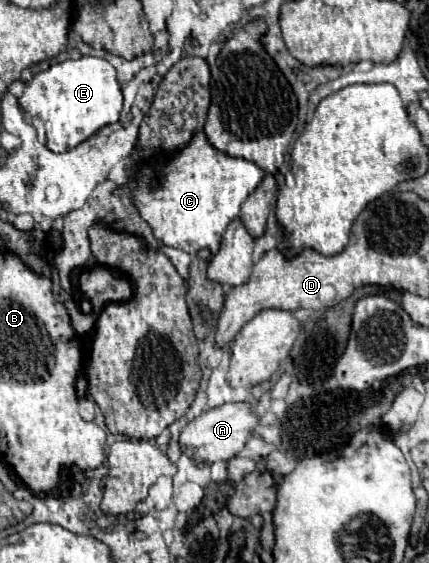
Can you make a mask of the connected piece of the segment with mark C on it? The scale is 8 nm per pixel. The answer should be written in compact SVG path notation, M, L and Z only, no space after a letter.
M198 132L172 156L160 154L126 166L126 176L134 206L160 244L180 248L188 254L196 254L202 248L216 254L224 230L238 216L240 204L260 184L264 172L254 162L218 152L206 140L206 134Z

